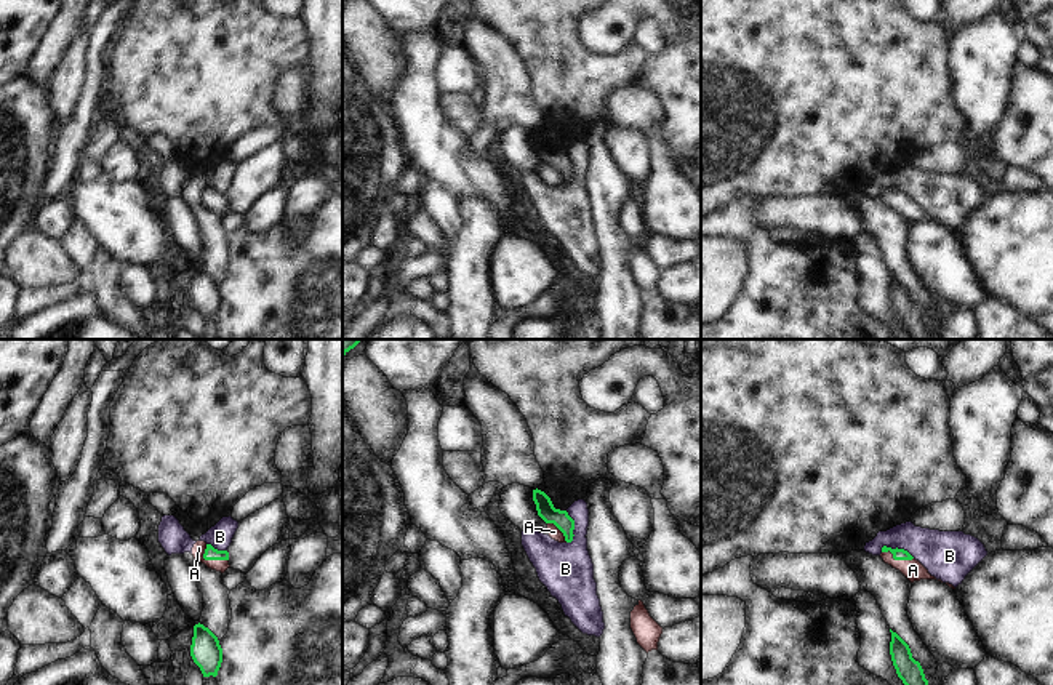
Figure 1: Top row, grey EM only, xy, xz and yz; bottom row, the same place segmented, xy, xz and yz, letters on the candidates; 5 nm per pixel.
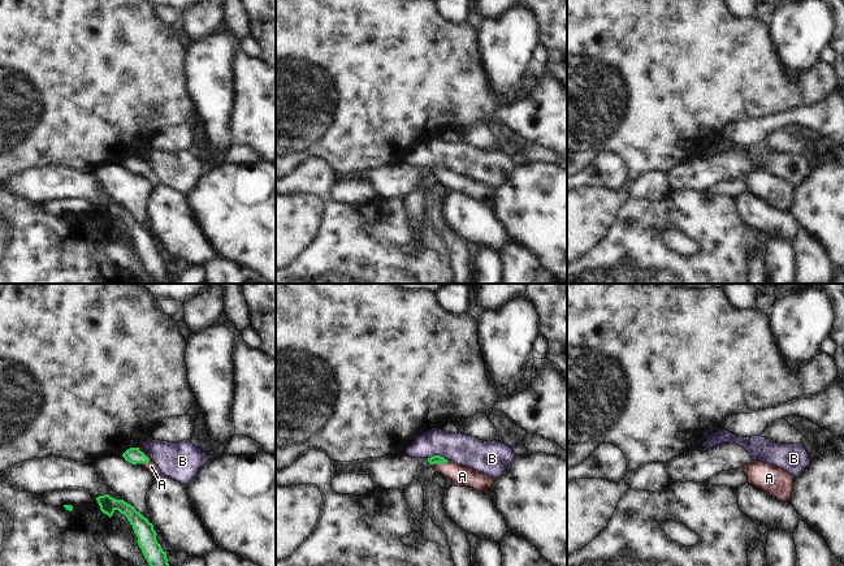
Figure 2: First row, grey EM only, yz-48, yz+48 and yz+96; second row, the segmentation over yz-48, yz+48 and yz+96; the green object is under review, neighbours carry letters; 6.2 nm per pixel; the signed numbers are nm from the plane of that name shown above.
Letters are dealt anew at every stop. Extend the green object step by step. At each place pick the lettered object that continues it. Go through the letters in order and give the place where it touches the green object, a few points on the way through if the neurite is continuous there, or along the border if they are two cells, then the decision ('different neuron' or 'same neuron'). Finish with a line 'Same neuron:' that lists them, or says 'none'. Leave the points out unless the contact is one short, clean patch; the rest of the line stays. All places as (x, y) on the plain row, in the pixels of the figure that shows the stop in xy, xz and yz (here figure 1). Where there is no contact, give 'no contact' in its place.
A: xy (210, 200) | across xy (210, 194), (210, 200), (199, 189) | same neuron
B: yz (896, 189) | along yz (880, 189), (903, 189), (914, 199) | different neuron
Same neuron: A

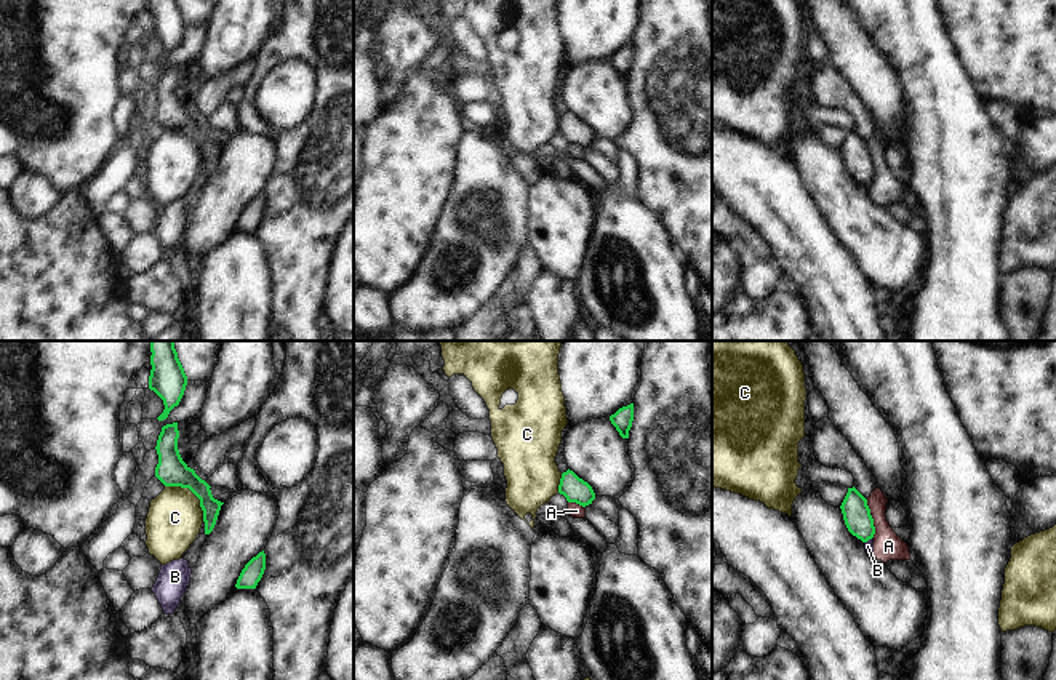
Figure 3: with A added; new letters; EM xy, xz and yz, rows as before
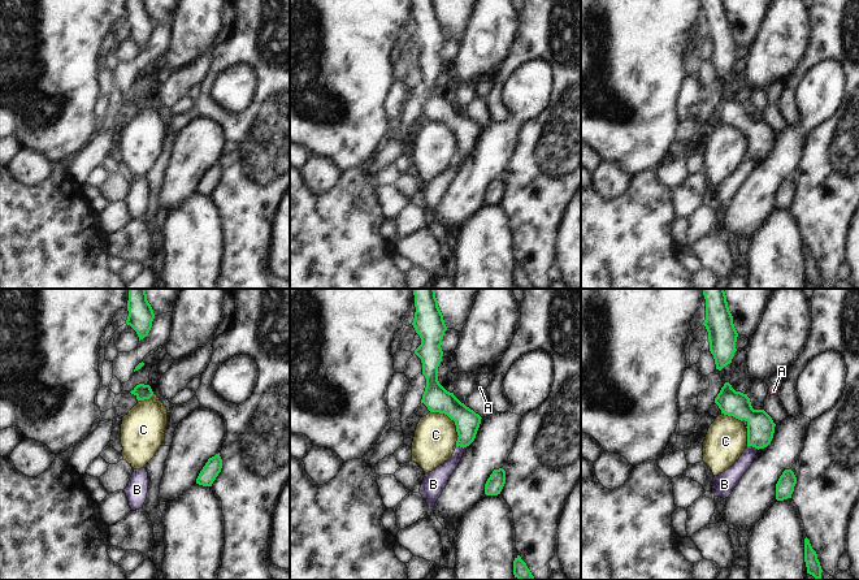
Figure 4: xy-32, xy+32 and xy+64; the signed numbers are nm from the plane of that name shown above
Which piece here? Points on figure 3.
A: yz (872, 160) | different neuron
B: yz (868, 181) | along yz (872, 178), (864, 184) | different neuron
C: xy (192, 133) | different neuron
Same neuron: none

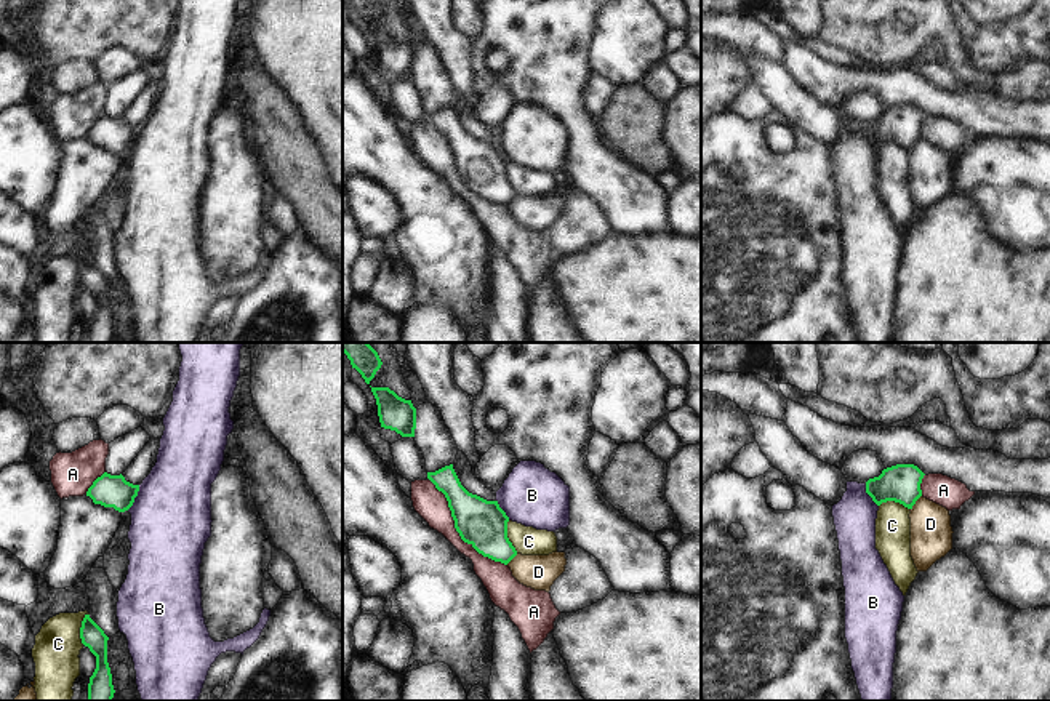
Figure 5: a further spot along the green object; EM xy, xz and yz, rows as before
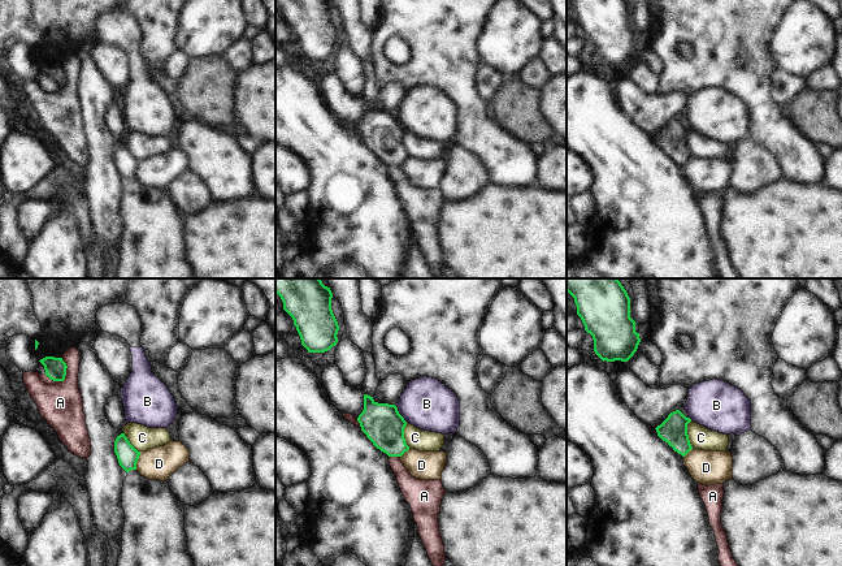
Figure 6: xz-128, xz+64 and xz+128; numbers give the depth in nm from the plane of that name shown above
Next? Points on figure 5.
A: xz (456, 172) | different neuron
B: xy (135, 138) | different neuron
C: xy (80, 271) | different neuron
D: yz (914, 144) | different neuron
Same neuron: none

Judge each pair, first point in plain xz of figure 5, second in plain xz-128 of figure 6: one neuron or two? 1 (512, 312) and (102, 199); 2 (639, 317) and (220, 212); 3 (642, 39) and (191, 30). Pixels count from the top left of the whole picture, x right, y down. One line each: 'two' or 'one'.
1: one
2: one
3: one

